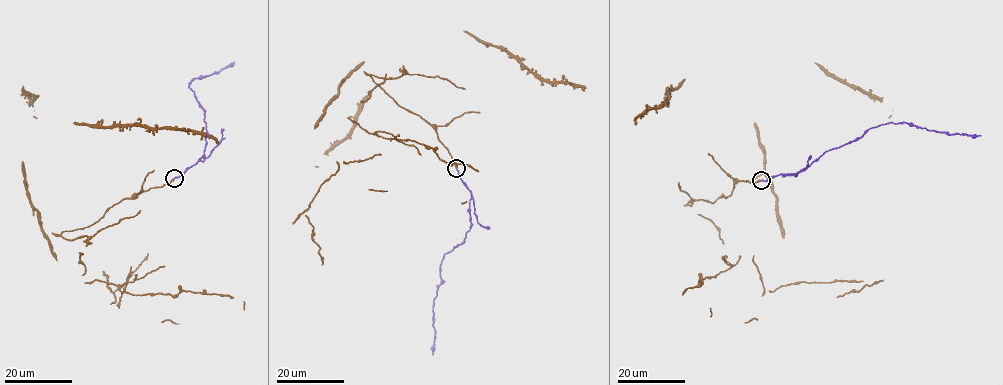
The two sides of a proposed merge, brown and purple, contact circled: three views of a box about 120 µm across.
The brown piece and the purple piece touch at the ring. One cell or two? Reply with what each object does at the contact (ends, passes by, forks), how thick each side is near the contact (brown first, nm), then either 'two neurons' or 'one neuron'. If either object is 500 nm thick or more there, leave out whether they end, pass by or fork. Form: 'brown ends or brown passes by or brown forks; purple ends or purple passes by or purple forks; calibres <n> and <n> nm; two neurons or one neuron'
brown ends; purple ends; calibres 320 and 200 nm; one neuron

